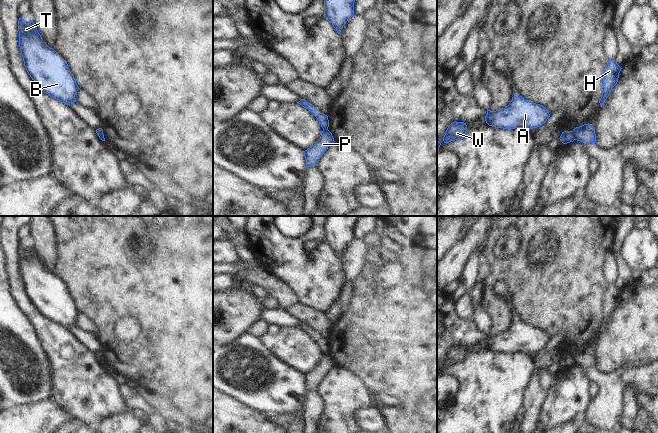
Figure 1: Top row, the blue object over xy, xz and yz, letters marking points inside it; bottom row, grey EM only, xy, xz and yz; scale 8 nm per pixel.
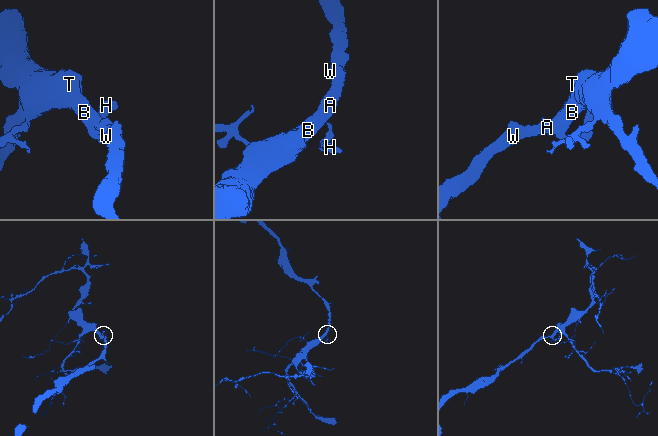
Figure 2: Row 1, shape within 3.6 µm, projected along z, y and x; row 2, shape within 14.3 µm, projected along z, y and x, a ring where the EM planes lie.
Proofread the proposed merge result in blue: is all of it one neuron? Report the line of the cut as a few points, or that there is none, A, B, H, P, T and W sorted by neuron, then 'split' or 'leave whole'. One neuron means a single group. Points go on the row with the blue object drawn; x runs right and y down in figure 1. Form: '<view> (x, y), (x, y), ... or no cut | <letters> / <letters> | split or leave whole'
yz (572, 131), (574, 139) | A B T W / H P | split

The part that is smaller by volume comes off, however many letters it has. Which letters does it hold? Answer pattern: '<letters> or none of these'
H, P

